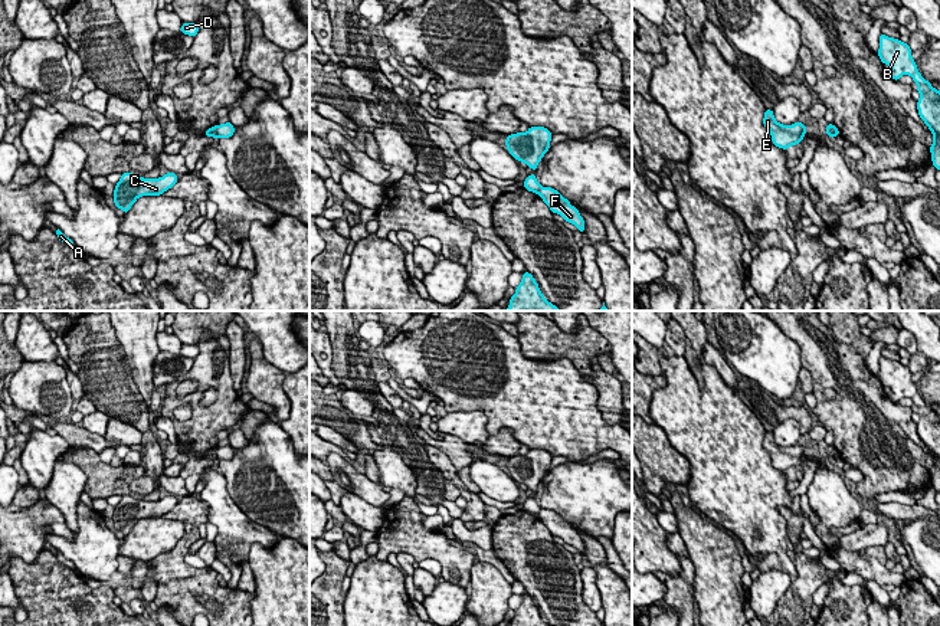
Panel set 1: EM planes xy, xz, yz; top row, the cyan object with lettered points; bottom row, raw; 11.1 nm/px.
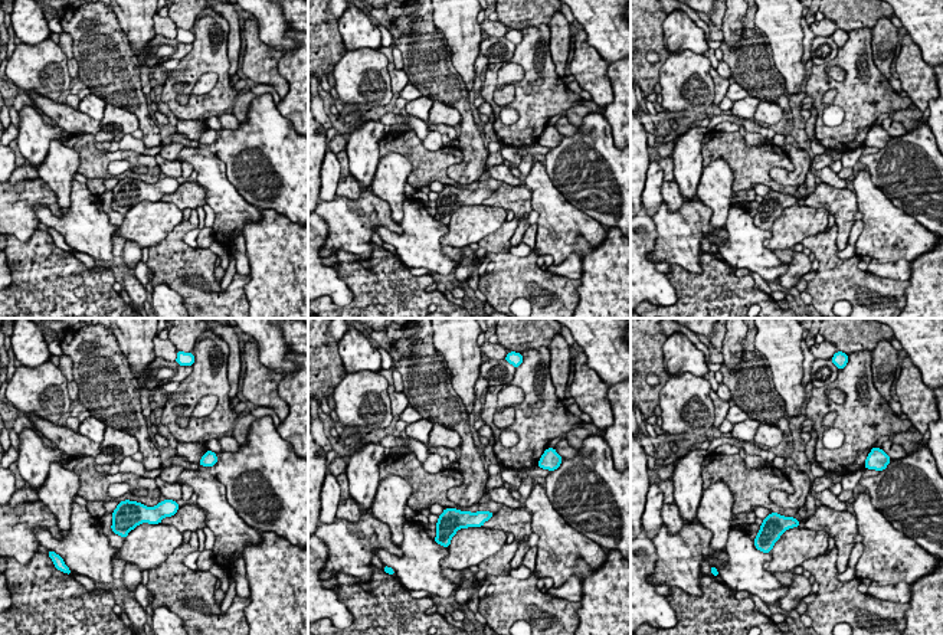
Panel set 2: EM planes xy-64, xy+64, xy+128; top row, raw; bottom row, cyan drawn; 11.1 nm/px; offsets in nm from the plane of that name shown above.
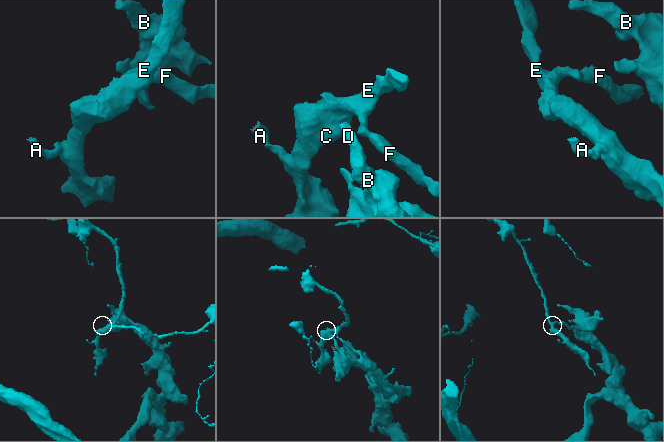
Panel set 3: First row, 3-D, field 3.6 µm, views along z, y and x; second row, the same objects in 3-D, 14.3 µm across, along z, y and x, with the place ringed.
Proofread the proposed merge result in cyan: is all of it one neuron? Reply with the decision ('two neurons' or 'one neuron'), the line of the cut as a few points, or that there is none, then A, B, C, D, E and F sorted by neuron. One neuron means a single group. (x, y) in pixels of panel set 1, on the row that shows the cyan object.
two neurons; cut in xz along (540, 186), (536, 192); A C E / B D F

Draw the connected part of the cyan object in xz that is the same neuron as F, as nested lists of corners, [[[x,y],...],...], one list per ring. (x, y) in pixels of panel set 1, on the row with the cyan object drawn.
[[[540,187],[537,194],[550,207],[551,213],[560,214],[566,222],[574,224],[582,233],[584,233],[584,220],[579,210],[570,204],[557,190],[551,187]]]

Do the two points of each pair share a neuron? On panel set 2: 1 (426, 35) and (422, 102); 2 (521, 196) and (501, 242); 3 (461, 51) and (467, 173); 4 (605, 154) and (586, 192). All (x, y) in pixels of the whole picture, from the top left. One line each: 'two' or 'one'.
1: two
2: two
3: two
4: one

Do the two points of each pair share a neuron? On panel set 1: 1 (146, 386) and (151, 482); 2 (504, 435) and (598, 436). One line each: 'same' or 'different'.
1: different
2: different

